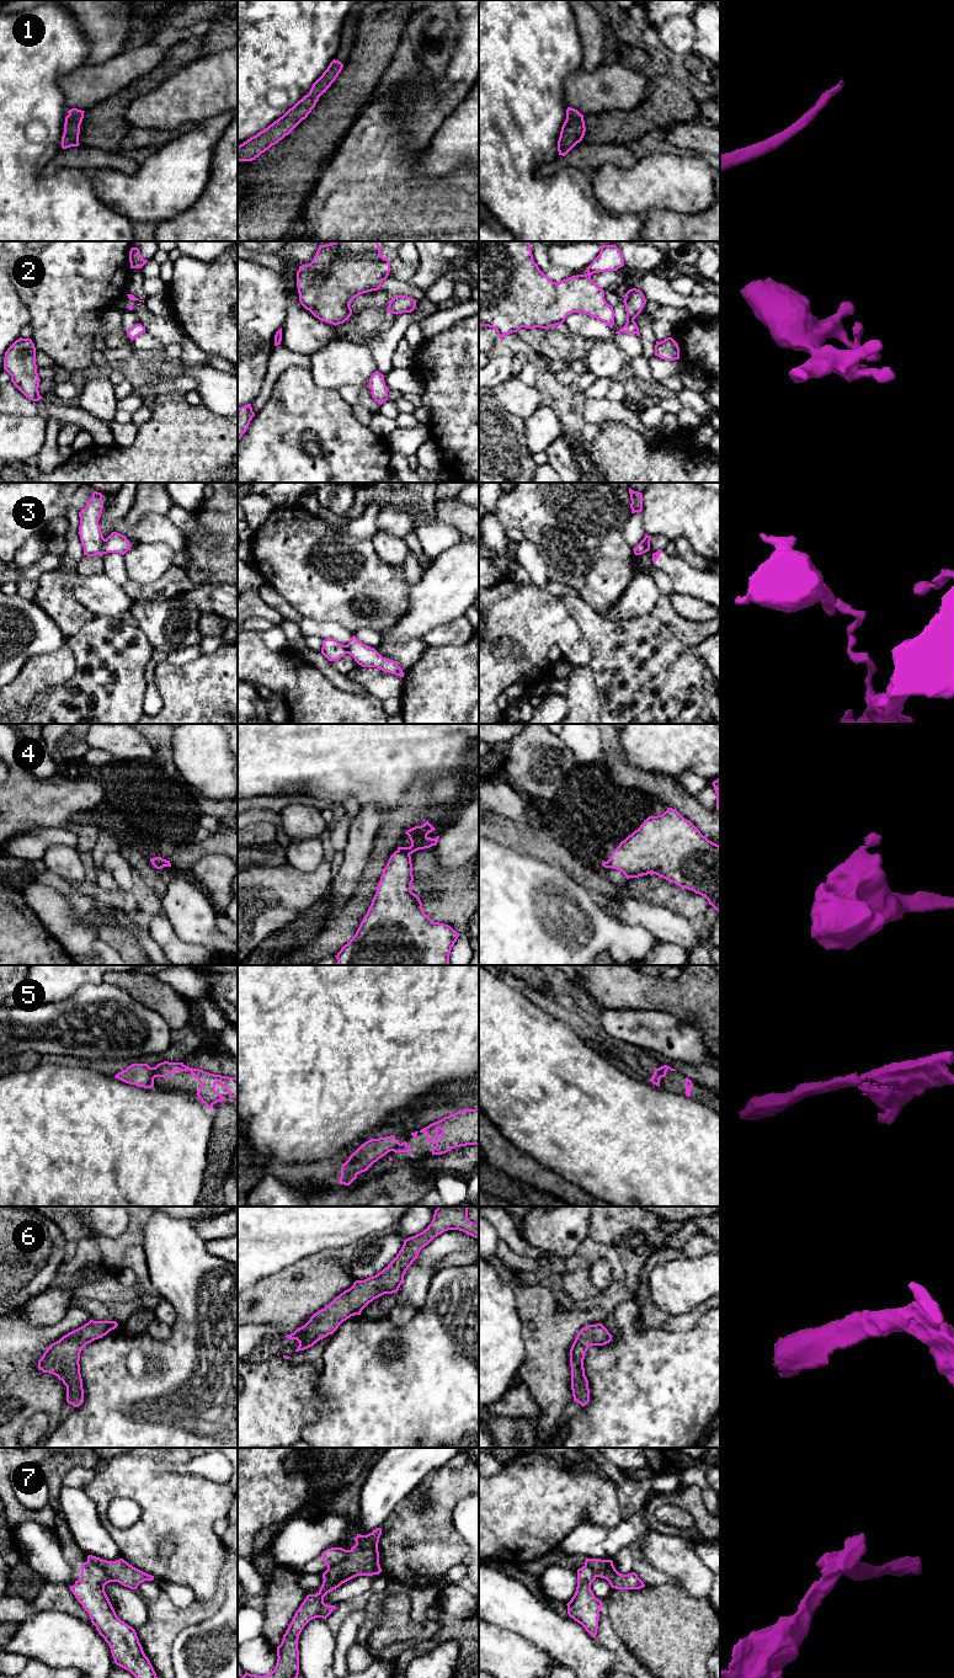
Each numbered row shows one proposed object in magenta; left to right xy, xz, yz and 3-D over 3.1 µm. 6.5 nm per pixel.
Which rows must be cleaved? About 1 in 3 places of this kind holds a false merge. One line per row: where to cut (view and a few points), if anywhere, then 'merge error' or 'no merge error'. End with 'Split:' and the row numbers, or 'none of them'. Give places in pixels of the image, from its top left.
1: cut none; no merge error
2: cut none; no merge error
3: cut xy (105, 539), (102, 553); merge error
4: cut xz (398, 848), (409, 855); merge error
5: cut xy (155, 1067), (154, 1076); merge error
6: cut none; no merge error
7: cut xy (88, 1559), (100, 1566), (112, 1581); merge error
Split: 3, 4, 5, 7

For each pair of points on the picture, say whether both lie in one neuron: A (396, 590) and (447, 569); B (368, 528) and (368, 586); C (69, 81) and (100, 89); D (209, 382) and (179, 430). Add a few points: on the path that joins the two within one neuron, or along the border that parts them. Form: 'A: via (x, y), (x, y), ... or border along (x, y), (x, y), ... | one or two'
A: border along (414, 585), (405, 613) | two
B: border along (340, 531), (361, 539), (371, 539) | two
C: via (76, 85), (92, 86) | one
D: border along (203, 404), (224, 416) | two

